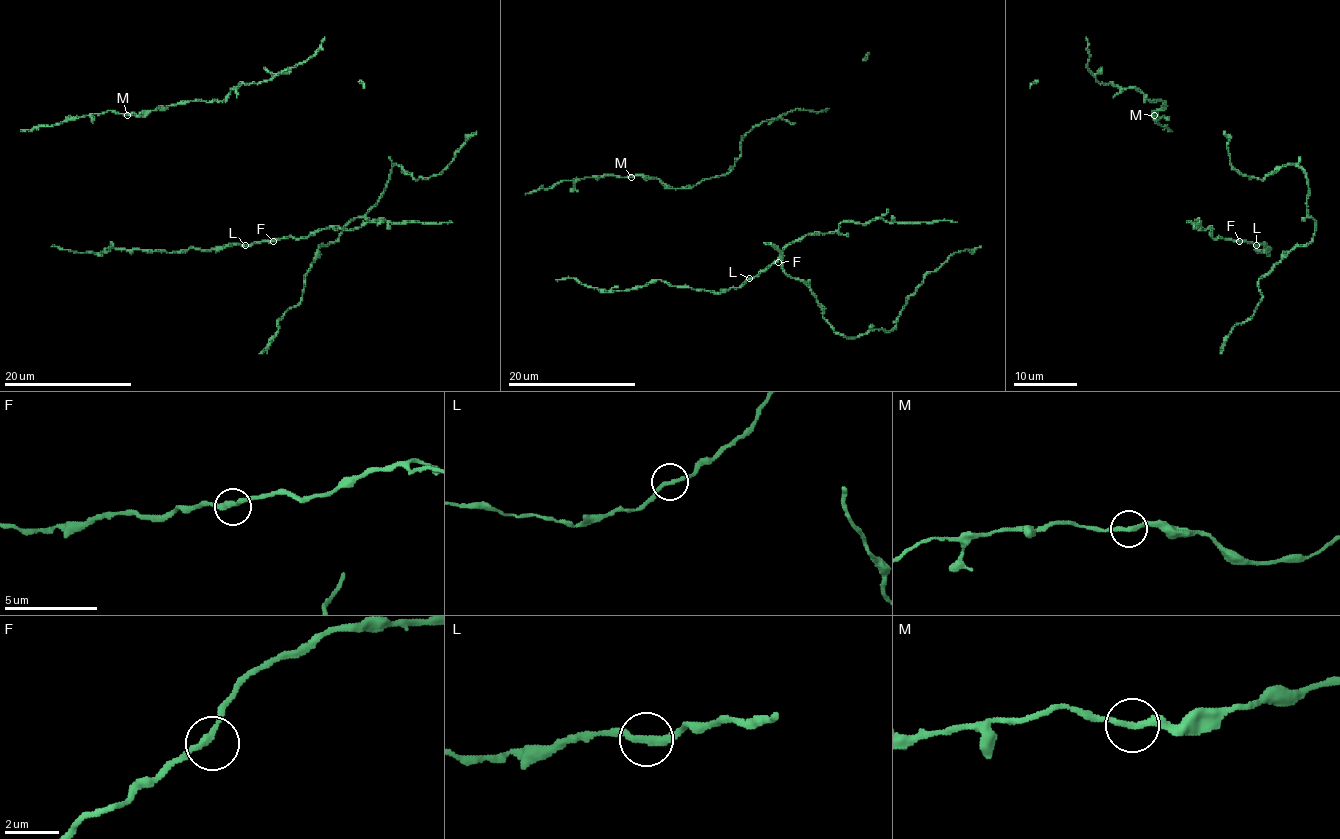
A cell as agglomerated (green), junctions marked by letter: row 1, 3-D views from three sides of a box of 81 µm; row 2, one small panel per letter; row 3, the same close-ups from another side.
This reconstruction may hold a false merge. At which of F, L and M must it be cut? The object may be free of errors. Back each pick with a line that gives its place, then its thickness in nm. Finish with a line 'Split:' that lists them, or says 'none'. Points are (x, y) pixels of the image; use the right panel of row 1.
Split: none

